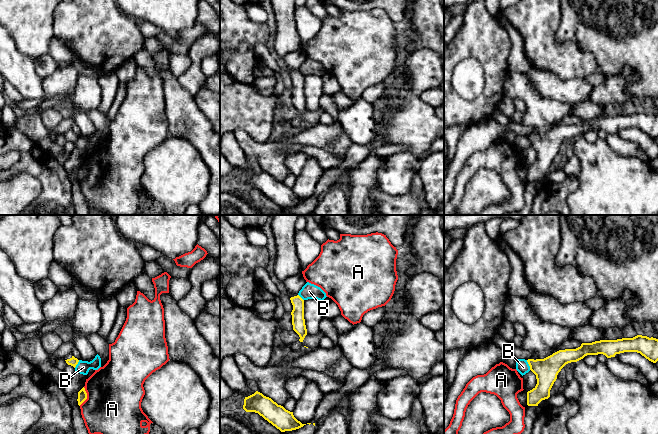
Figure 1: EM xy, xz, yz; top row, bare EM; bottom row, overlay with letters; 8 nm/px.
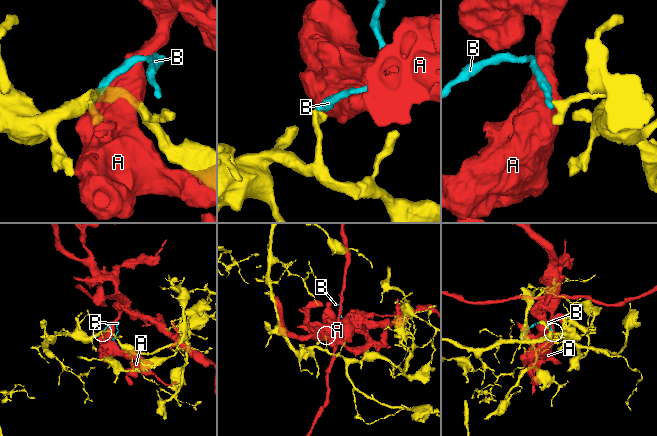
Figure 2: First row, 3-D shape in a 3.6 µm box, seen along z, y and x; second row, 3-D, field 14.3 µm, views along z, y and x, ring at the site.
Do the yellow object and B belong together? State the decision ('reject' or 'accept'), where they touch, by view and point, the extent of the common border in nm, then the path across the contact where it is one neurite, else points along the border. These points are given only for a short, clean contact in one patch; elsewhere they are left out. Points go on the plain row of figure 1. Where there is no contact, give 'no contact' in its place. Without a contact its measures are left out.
reject; contact yz (529, 141); length 90 nm; border yz (526, 136), (530, 145)

